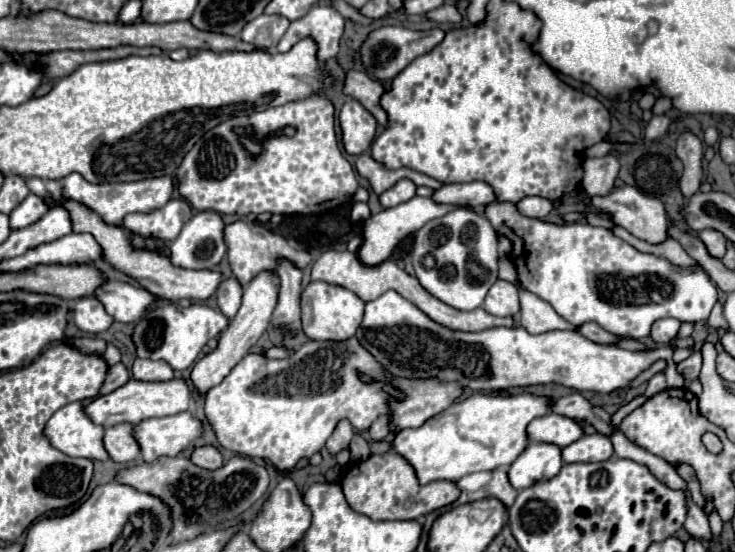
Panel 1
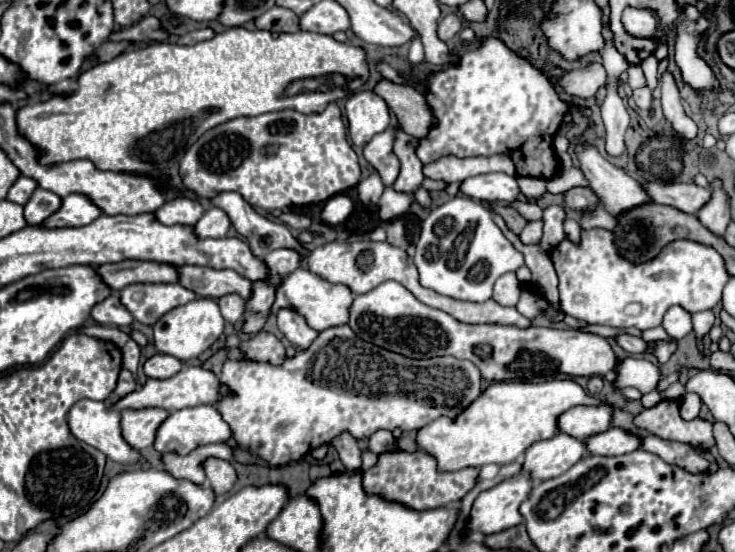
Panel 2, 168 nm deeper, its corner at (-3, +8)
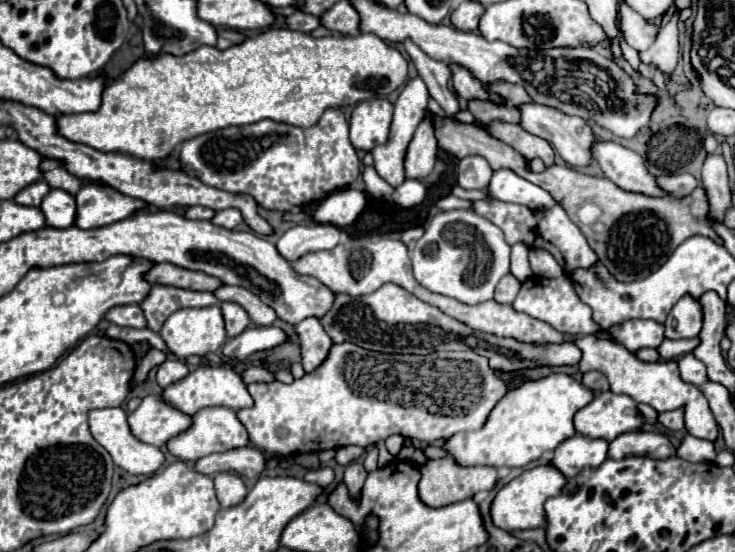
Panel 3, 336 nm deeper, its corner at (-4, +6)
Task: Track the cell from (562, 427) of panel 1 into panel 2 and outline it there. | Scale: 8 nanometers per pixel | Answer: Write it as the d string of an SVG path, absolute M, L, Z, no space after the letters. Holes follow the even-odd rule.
M608 404L600 406L572 406L564 414L558 416L558 430L584 440L592 434L604 432L610 426L612 408Z

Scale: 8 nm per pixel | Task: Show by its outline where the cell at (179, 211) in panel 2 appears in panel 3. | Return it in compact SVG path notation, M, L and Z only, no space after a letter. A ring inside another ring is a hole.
M191 206L191 208L187 208L185 216L189 220L211 220L215 216L215 210L205 208L205 206Z

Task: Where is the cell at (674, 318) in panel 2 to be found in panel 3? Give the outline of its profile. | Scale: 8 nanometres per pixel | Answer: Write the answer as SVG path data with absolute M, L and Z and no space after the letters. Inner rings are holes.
M685 294L669 312L665 322L665 338L695 338L703 326L703 308L701 302Z

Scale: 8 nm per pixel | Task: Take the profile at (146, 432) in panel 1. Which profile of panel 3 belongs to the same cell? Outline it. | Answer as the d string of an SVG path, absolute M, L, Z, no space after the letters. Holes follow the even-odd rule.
M205 408L199 410L193 416L193 424L189 430L179 434L177 438L171 438L167 442L167 448L173 456L187 460L187 462L197 462L203 456L209 456L213 452L227 452L233 448L243 448L249 444L249 432L245 426L239 422L237 412L231 408Z

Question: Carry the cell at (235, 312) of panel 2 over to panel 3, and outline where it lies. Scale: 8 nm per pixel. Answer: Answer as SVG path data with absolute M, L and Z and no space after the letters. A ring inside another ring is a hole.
M223 302L221 310L223 310L223 318L225 318L227 336L231 336L231 338L241 334L249 326L249 322L251 322L247 312L239 304L235 304L235 302Z

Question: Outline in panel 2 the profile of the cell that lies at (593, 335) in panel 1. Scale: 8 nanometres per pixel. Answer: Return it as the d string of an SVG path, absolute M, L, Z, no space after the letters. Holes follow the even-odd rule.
M618 334L618 336L614 336L614 342L622 350L626 350L628 354L642 354L648 348L648 344L642 338L636 338L636 336L630 336L630 334Z

